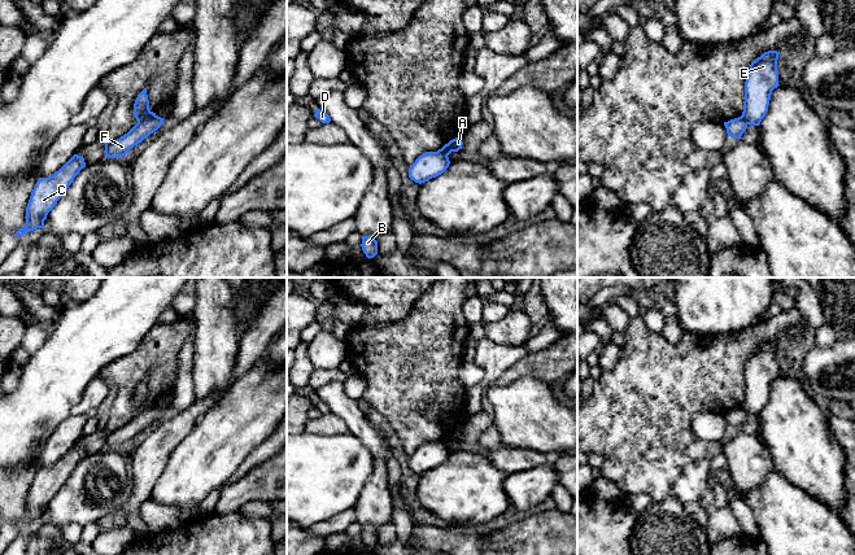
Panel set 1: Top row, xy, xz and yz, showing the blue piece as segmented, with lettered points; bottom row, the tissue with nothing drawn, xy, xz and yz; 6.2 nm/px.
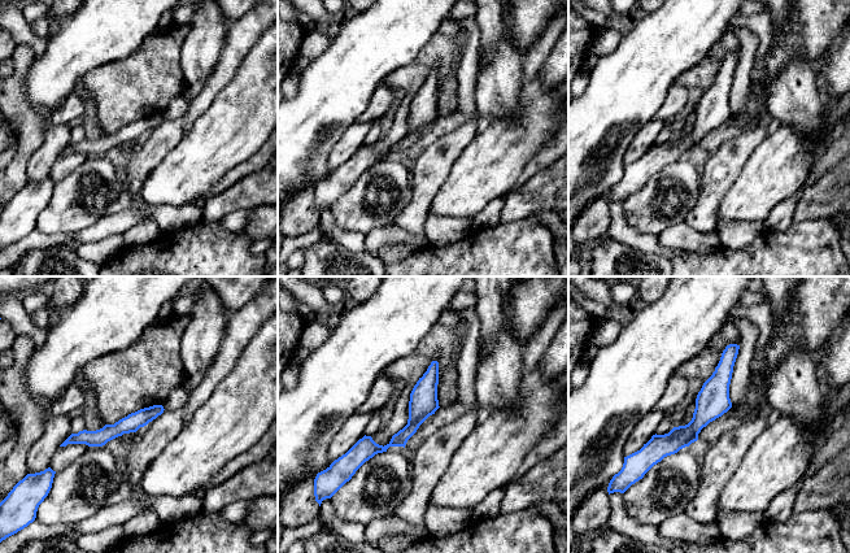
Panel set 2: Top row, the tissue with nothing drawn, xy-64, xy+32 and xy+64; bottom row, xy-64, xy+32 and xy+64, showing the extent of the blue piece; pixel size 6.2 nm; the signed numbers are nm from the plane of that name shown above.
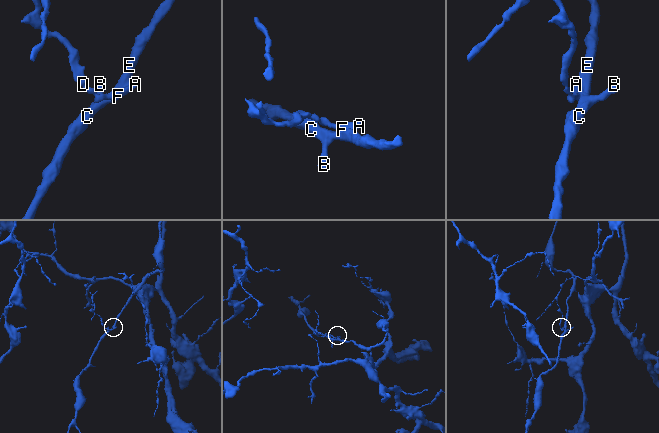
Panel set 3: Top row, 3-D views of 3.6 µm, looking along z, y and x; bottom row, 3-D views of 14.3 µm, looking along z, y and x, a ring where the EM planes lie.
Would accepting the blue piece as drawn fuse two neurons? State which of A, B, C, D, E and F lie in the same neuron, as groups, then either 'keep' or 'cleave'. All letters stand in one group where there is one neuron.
groups A B C D E F; keep

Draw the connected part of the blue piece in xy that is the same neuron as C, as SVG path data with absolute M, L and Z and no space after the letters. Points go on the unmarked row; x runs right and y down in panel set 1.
M74 445L52 467L39 468L26 498L26 514L14 524L14 526L23 526L36 519L44 519L44 511L47 510L48 503L54 498L57 491L73 473L74 468L84 458L84 449Z

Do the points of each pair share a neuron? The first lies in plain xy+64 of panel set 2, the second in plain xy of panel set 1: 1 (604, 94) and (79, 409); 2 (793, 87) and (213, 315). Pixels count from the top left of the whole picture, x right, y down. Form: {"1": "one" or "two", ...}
{"1": "two", "2": "one"}

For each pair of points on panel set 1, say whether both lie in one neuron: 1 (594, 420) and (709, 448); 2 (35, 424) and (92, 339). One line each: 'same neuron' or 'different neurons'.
1: same neuron
2: same neuron

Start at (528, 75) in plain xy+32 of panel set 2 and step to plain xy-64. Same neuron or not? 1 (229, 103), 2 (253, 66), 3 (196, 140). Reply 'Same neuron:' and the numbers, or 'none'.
Same neuron: none

